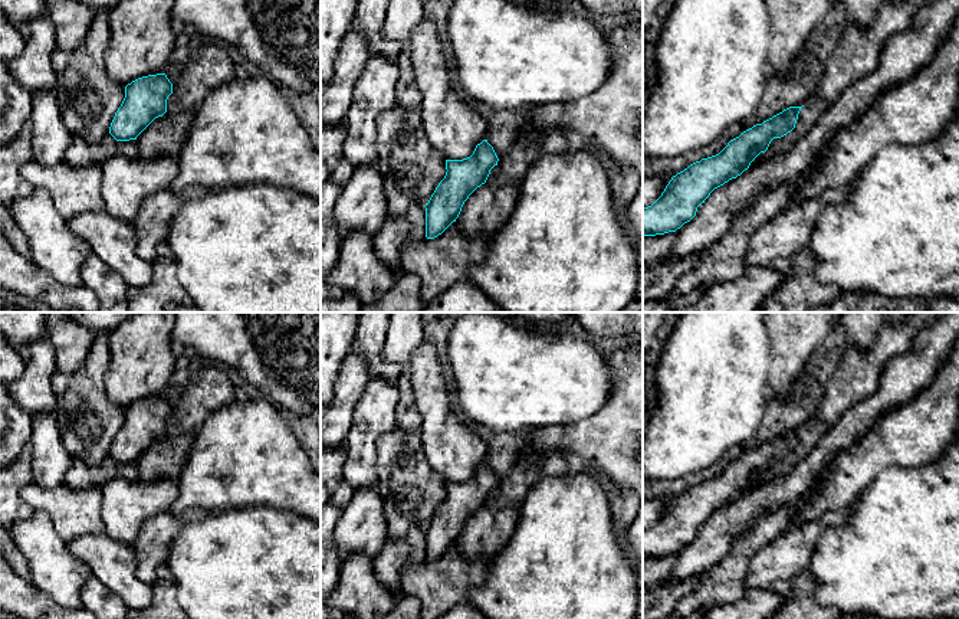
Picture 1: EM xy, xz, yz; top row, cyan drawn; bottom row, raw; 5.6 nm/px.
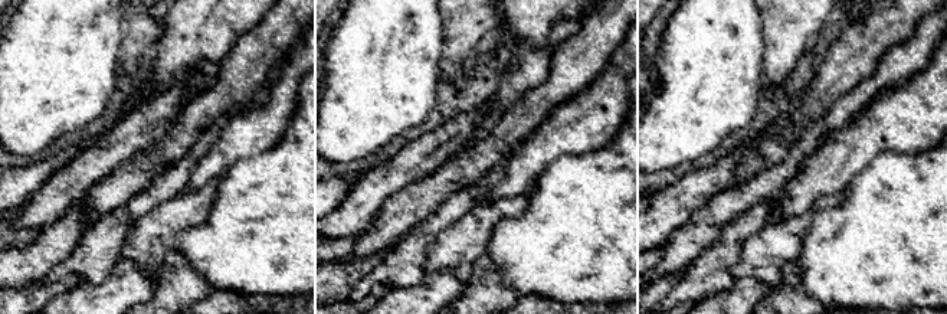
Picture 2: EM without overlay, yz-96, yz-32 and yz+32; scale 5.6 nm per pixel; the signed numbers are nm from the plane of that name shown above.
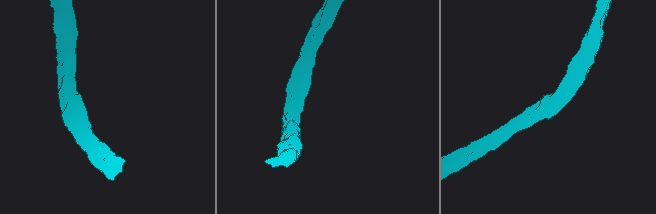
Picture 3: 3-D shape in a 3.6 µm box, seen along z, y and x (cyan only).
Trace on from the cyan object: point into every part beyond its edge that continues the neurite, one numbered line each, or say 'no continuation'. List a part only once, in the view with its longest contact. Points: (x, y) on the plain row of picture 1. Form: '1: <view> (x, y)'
no continuation

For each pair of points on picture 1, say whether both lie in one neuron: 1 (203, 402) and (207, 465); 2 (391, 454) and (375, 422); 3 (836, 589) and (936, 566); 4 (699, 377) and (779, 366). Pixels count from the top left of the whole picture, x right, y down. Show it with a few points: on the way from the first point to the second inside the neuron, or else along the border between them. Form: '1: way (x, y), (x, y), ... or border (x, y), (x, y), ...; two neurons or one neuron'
1: border (235, 402), (213, 410), (194, 431); two neurons
2: border (396, 428), (378, 439), (375, 470); two neurons
3: way (860, 567), (912, 566); one neuron
4: border (767, 334), (769, 346), (768, 389), (771, 393); two neurons

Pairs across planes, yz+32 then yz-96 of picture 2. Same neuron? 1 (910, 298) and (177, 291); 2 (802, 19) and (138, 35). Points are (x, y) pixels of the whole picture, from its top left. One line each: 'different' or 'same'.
1: different
2: same

